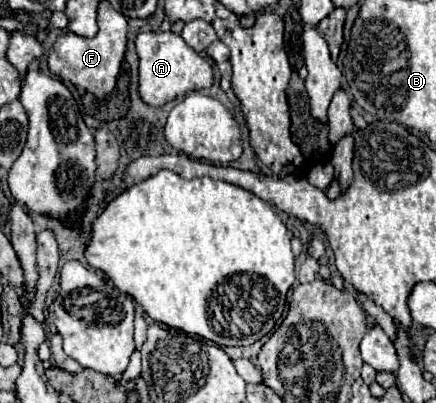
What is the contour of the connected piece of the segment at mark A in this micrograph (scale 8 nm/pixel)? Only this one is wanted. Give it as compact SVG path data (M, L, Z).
M151 31L137 35L137 55L139 55L139 95L147 105L161 107L179 95L195 89L205 89L213 85L211 65L197 55L181 35Z

